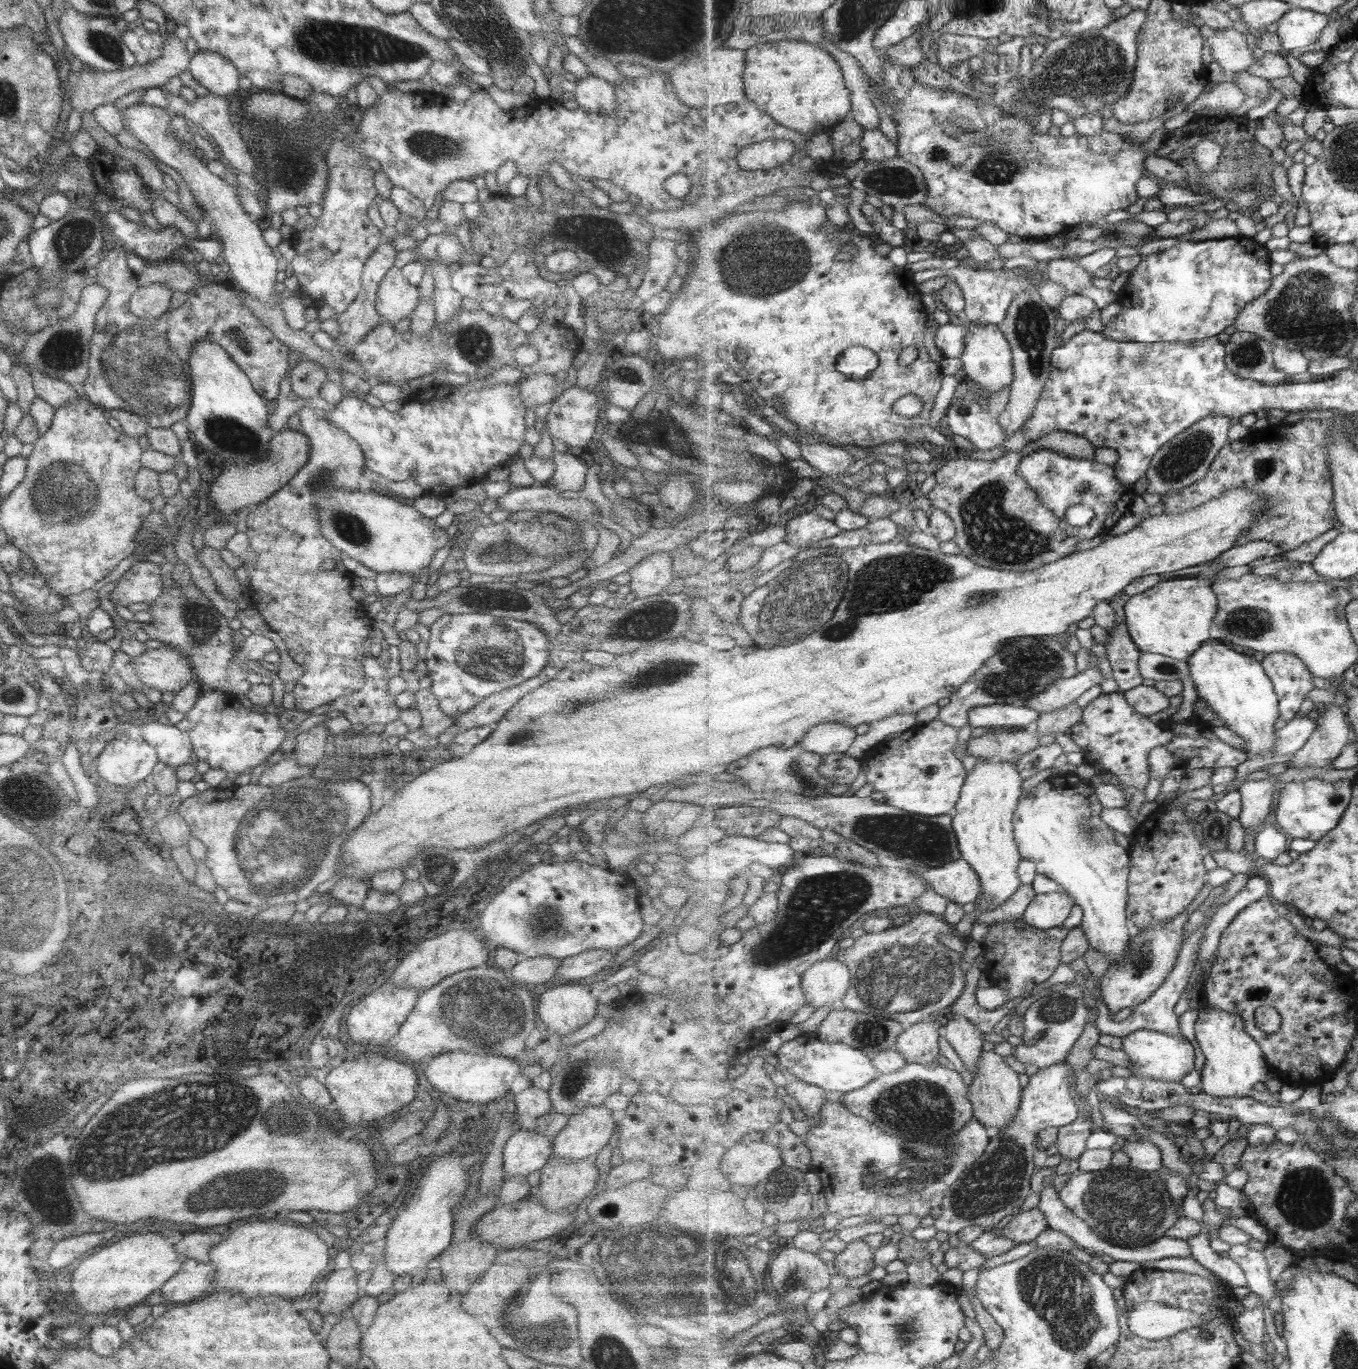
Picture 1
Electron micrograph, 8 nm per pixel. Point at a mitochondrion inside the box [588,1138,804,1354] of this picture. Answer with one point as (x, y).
(719, 1273)

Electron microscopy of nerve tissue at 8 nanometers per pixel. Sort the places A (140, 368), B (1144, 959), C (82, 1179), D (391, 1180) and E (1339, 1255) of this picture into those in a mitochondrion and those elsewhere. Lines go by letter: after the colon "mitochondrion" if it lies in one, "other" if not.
A: mitochondrion
B: mitochondrion
C: mitochondrion
D: other
E: other

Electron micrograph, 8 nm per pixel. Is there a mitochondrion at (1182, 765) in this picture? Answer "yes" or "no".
no

